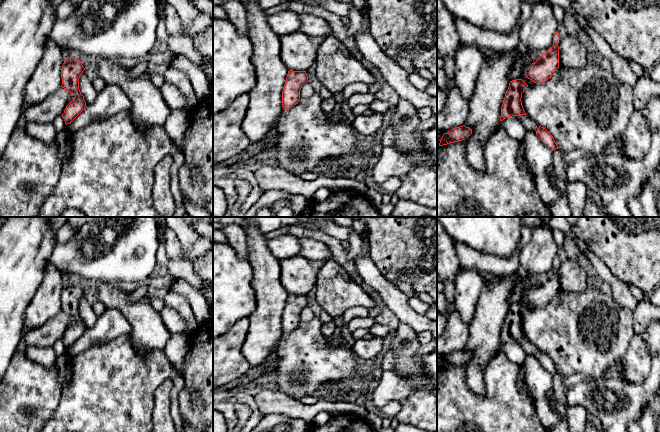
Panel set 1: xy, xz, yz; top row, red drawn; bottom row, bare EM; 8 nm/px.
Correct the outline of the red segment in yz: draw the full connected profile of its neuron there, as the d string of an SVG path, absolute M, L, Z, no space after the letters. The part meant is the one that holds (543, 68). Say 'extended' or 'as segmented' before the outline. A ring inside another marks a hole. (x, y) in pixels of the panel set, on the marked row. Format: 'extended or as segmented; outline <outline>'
extended; outline M560 23L553 37L553 46L525 70L528 79L536 84L542 84L551 78L559 68L559 45L566 35L564 25Z

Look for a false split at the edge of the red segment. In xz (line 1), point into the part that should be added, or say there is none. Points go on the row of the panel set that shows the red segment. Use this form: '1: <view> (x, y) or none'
1: none

